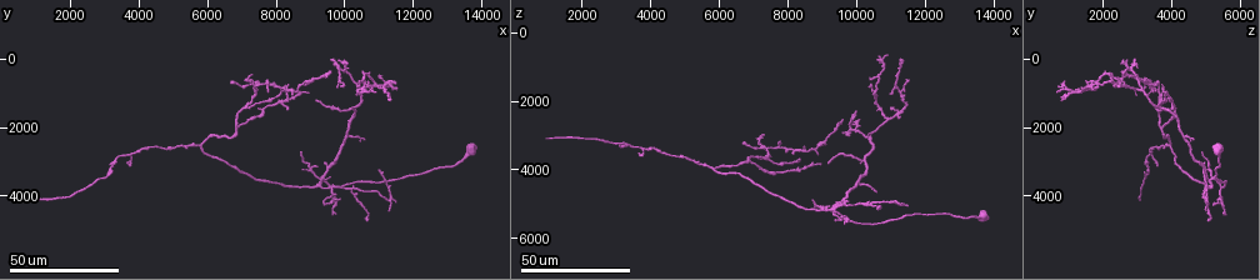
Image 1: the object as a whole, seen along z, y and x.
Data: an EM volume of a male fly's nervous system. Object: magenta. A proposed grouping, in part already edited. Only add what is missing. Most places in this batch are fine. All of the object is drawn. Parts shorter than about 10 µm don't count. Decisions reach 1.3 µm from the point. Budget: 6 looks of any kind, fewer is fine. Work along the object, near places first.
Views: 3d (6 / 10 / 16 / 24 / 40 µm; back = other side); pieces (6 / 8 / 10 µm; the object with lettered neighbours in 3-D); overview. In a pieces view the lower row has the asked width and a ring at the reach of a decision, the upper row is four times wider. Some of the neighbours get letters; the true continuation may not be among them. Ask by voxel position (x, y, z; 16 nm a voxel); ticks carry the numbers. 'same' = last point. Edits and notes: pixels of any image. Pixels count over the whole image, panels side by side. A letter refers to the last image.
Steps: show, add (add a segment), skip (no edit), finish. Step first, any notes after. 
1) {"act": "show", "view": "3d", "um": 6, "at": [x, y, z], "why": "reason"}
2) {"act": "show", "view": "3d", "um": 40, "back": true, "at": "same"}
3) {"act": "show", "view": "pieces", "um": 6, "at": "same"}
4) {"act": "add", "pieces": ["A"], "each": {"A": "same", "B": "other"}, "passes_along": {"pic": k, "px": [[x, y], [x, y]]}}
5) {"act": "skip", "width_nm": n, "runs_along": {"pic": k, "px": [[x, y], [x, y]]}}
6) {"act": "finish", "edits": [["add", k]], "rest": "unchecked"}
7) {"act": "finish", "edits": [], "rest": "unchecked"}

{"act": "show", "view": "3d", "um": 40, "at": [1000, 4200, 3100], "why": "an open end"}

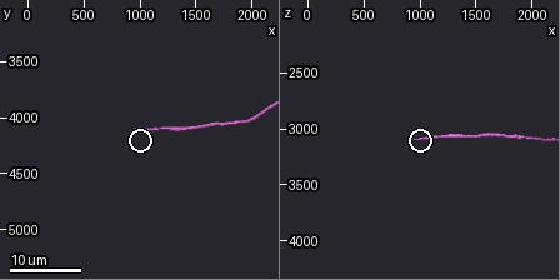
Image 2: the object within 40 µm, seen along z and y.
{"act": "show", "view": "pieces", "um": 8, "at": [960, 4120, 3060]}

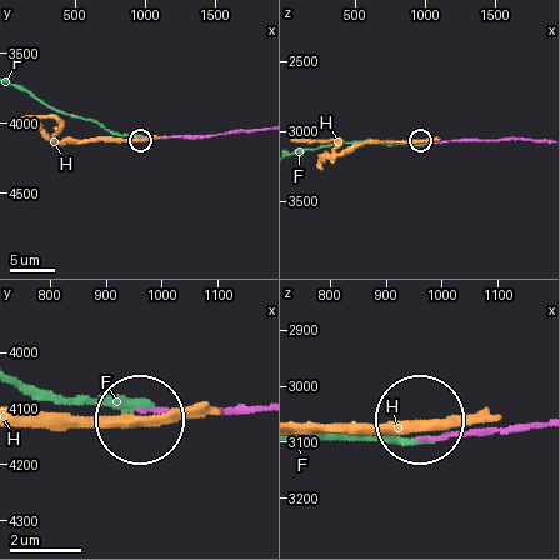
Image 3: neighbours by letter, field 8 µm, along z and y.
{"act": "skip", "width_nm": 110, "each": {"F": "other", "H": "other"}, "runs_along": {"pic": 3, "px": [[255, 410], [141, 410]]}, "found": "none of them fits"}

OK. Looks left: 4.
{"act": "show", "view": "3d", "um": 40, "at": [10600, 4700, 5000], "why": "free end"}

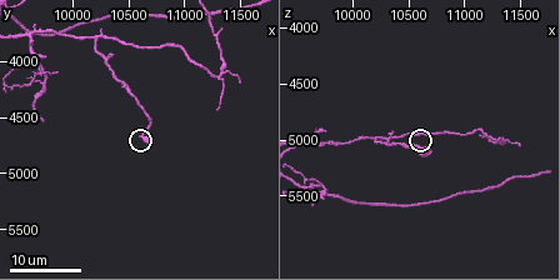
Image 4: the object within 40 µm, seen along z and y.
{"act": "show", "view": "3d", "um": 10, "at": [10640, 4700, 5060], "why": "zoom in"}

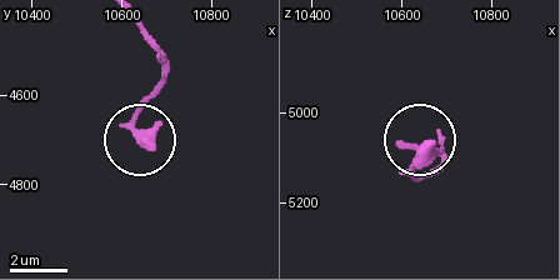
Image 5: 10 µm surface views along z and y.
{"act": "show", "view": "pieces", "um": 6, "at": [10660, 4715, 5065]}

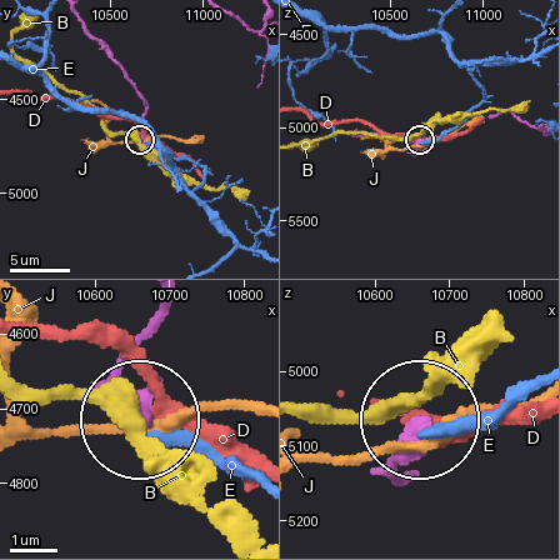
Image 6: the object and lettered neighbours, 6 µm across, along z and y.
{"act": "skip", "each": {"B": "other", "D": "other", "E": "other", "J": "other"}, "found": "no lettered segment goes on from it"}

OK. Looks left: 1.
{"act": "finish", "edits": [], "rest": "unchecked"}

